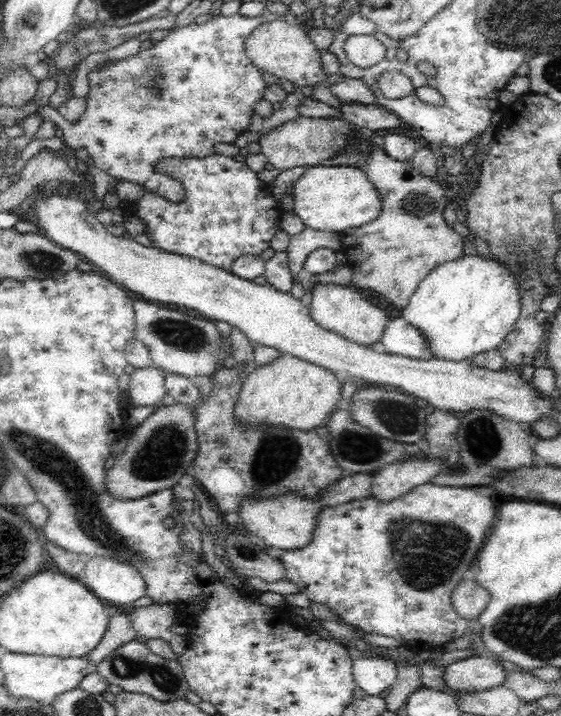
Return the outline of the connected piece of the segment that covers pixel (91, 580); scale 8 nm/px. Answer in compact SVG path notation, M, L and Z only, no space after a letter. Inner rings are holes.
M92 558L81 577L85 587L107 606L124 606L143 596L145 584L135 568L108 558Z

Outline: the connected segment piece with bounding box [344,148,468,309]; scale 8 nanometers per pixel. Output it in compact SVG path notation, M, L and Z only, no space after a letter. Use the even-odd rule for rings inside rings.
M378 148L364 166L368 180L380 197L380 214L366 224L353 228L344 249L352 269L352 287L372 288L403 309L430 272L454 262L467 253L466 240L445 223L445 208L450 199L440 183L418 171L412 162L400 162Z

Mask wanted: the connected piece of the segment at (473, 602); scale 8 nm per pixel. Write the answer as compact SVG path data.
M470 575L462 579L451 592L451 605L460 618L470 621L484 610L489 598L489 592L478 586Z

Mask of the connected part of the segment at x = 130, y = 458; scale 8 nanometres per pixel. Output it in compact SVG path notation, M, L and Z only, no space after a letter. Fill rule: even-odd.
M162 402L159 405L154 408L154 412L144 420L143 424L129 430L126 448L115 458L114 466L107 473L107 488L114 497L122 497L124 500L136 499L166 488L174 489L178 482L187 475L188 469L193 467L199 448L199 437L196 433L196 409L180 402L172 406L165 406Z

